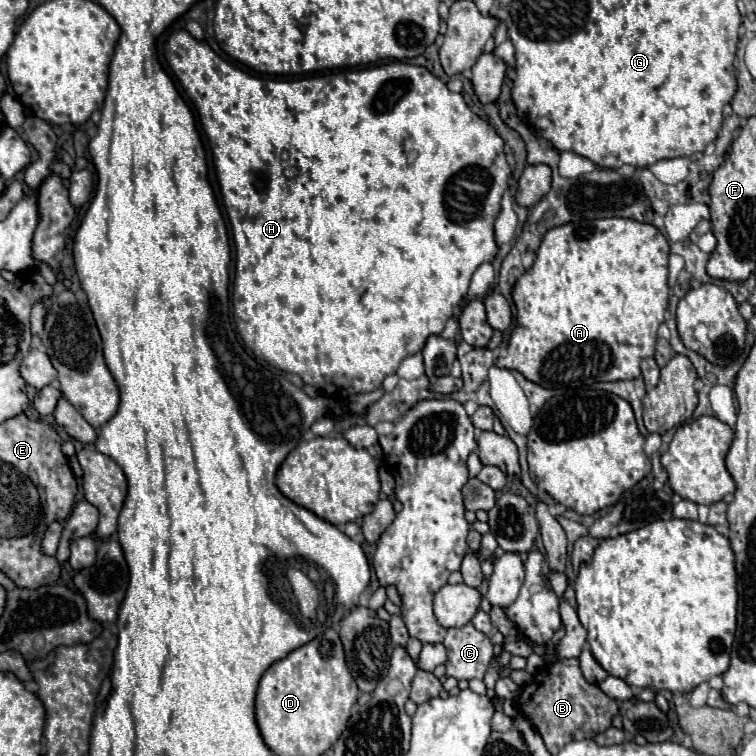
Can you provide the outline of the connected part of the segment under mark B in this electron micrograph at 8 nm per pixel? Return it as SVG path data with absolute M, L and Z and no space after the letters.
M562 658L536 674L534 680L524 686L518 702L518 710L540 732L550 754L560 752L572 740L594 738L612 726L612 718L618 712L618 702L606 696L596 684L584 680L578 658Z

